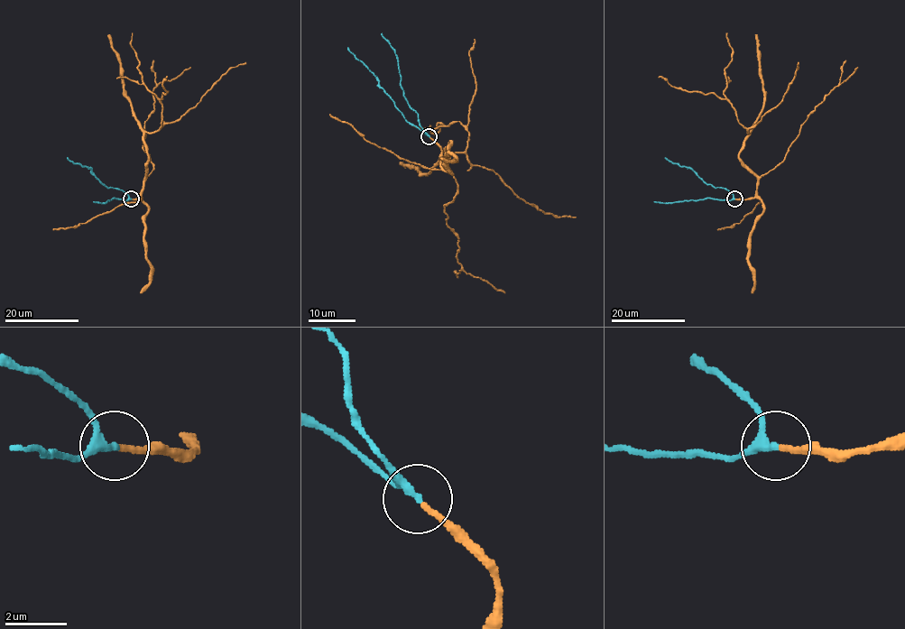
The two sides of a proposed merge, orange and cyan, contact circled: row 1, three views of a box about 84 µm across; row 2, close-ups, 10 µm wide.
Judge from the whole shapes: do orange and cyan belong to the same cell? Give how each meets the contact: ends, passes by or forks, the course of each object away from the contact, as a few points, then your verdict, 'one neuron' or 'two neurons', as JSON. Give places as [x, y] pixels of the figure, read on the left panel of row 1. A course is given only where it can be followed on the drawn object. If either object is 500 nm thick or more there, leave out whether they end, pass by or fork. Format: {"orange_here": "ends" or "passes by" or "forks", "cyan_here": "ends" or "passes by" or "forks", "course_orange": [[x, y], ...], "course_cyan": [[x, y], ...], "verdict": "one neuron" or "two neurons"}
{"orange_here": "ends", "cyan_here": "passes by", "course_orange": [[132, 198], [141, 198], [148, 157], [143, 134], [179, 120], [233, 67], [245, 62]], "course_cyan": [[131, 198], [126, 193], [107, 188], [87, 167], [73, 163], [68, 157]], "verdict": "one neuron"}

